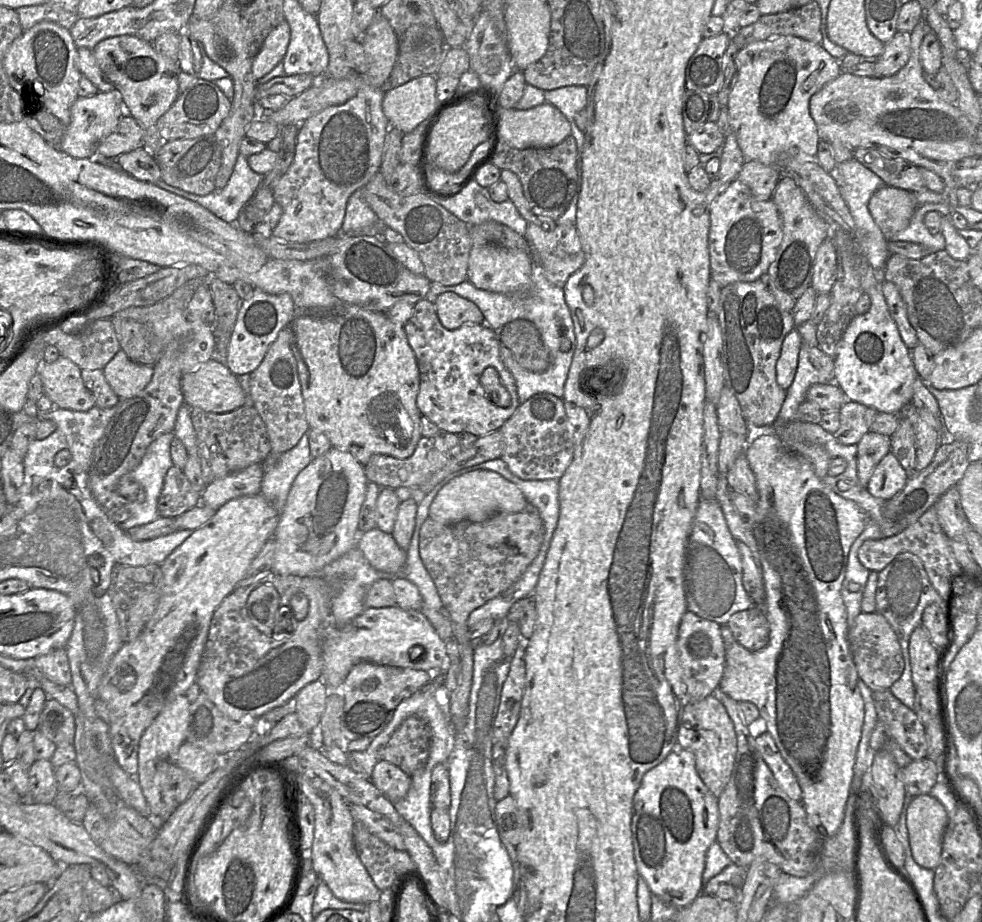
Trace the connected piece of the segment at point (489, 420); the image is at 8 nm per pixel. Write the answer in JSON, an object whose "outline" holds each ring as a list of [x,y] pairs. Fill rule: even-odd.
{"outline":[[[423,299],[413,307],[412,316],[403,325],[403,329],[418,364],[420,383],[416,404],[421,414],[436,424],[443,433],[459,435],[468,432],[479,437],[499,430],[514,414],[520,403],[515,380],[500,358],[501,343],[498,333],[485,322],[484,324],[465,324],[456,330],[448,330],[440,323],[435,305],[431,301]],[[487,367],[493,367],[498,372],[503,386],[510,395],[510,406],[498,407],[489,400],[489,396],[480,384],[480,376]]]}

